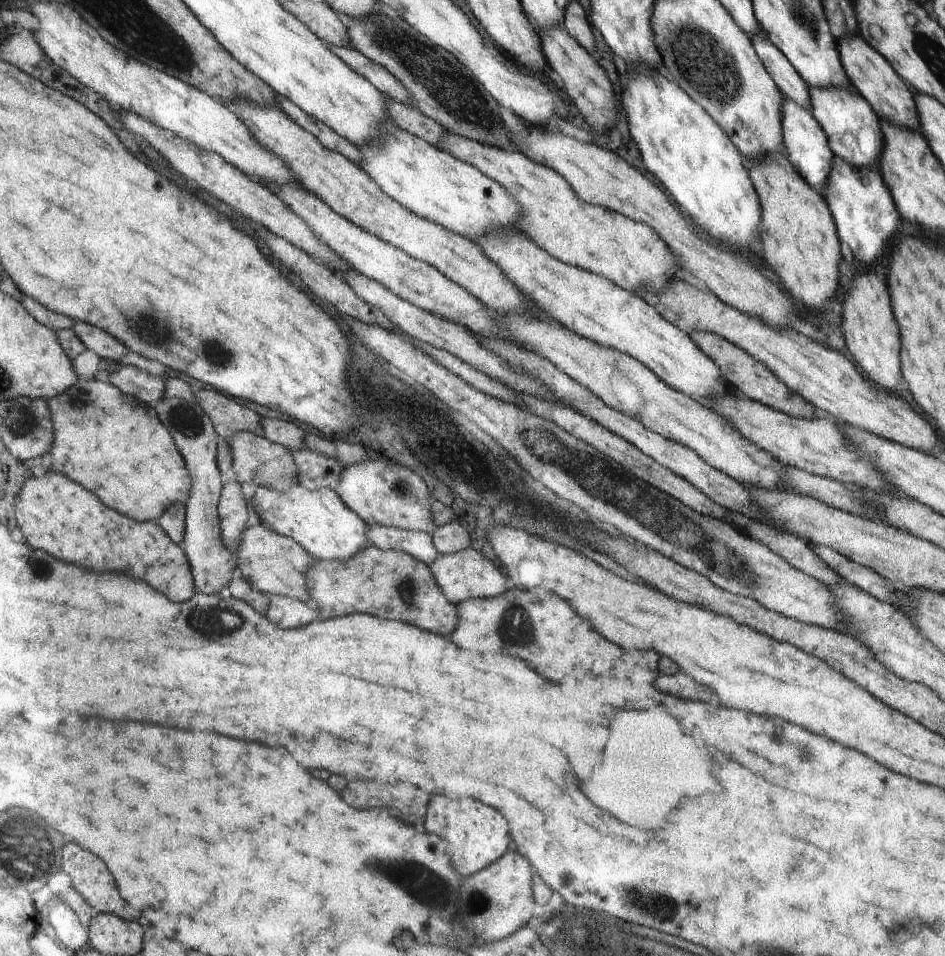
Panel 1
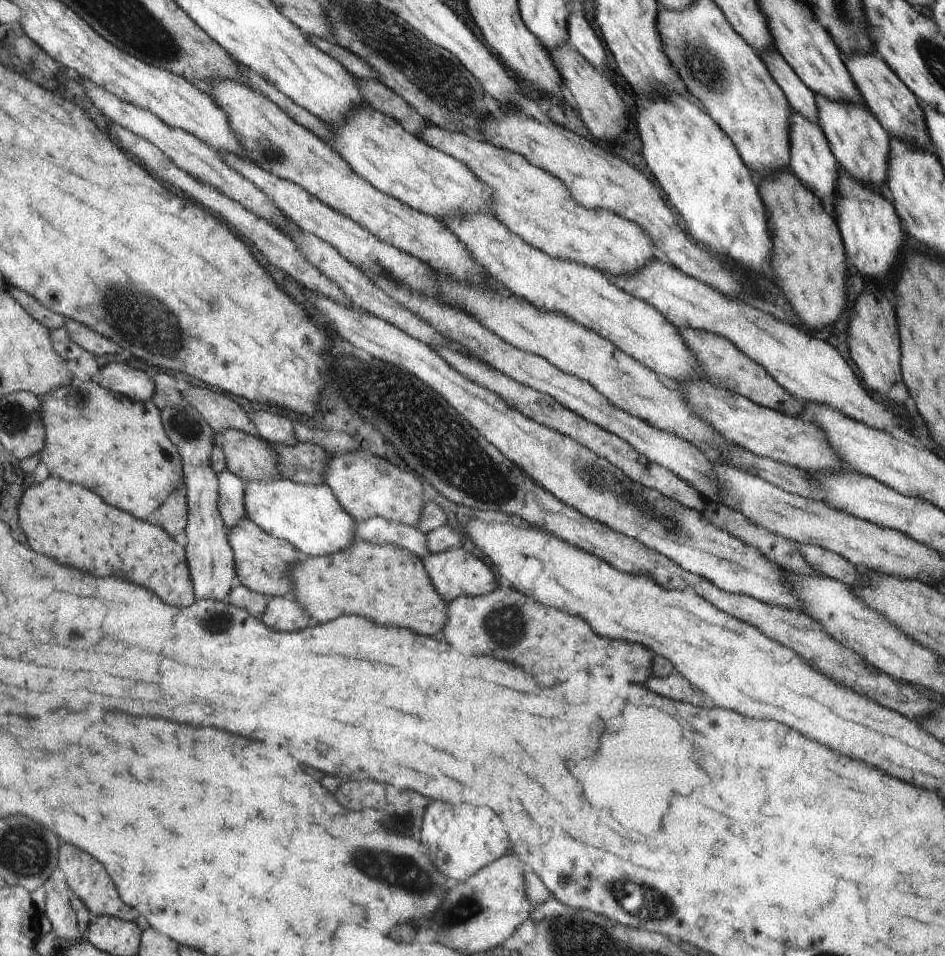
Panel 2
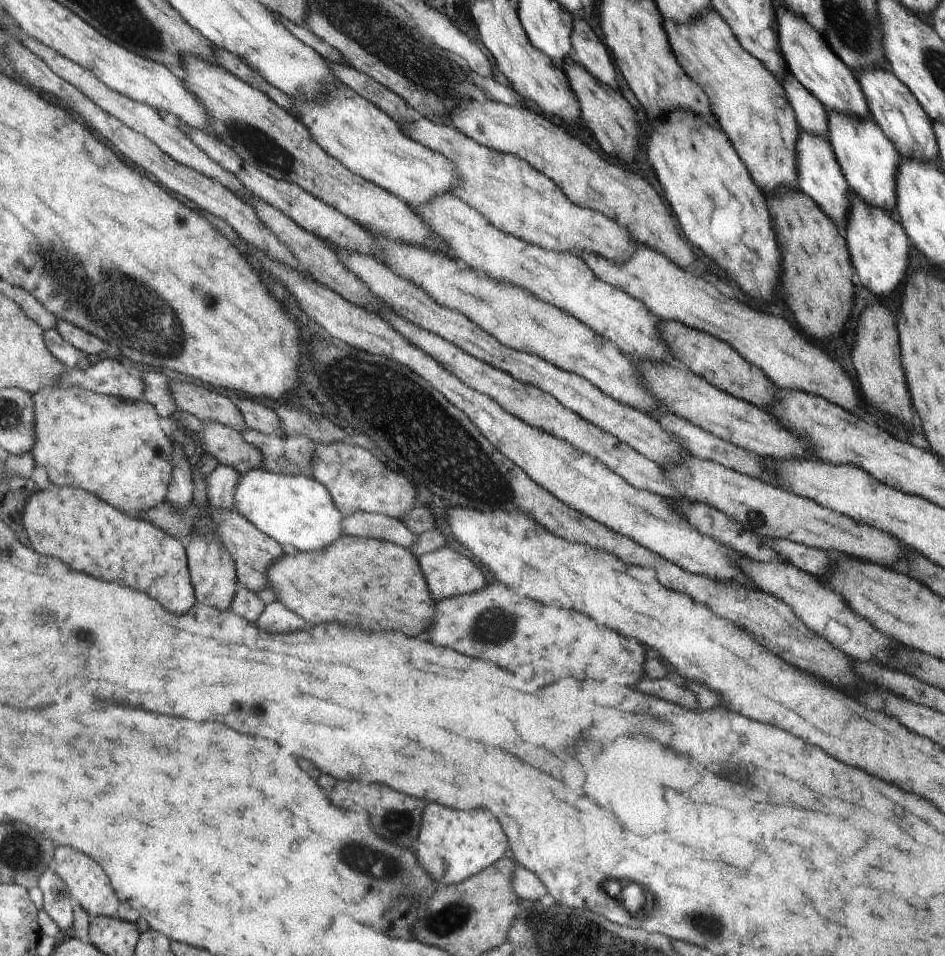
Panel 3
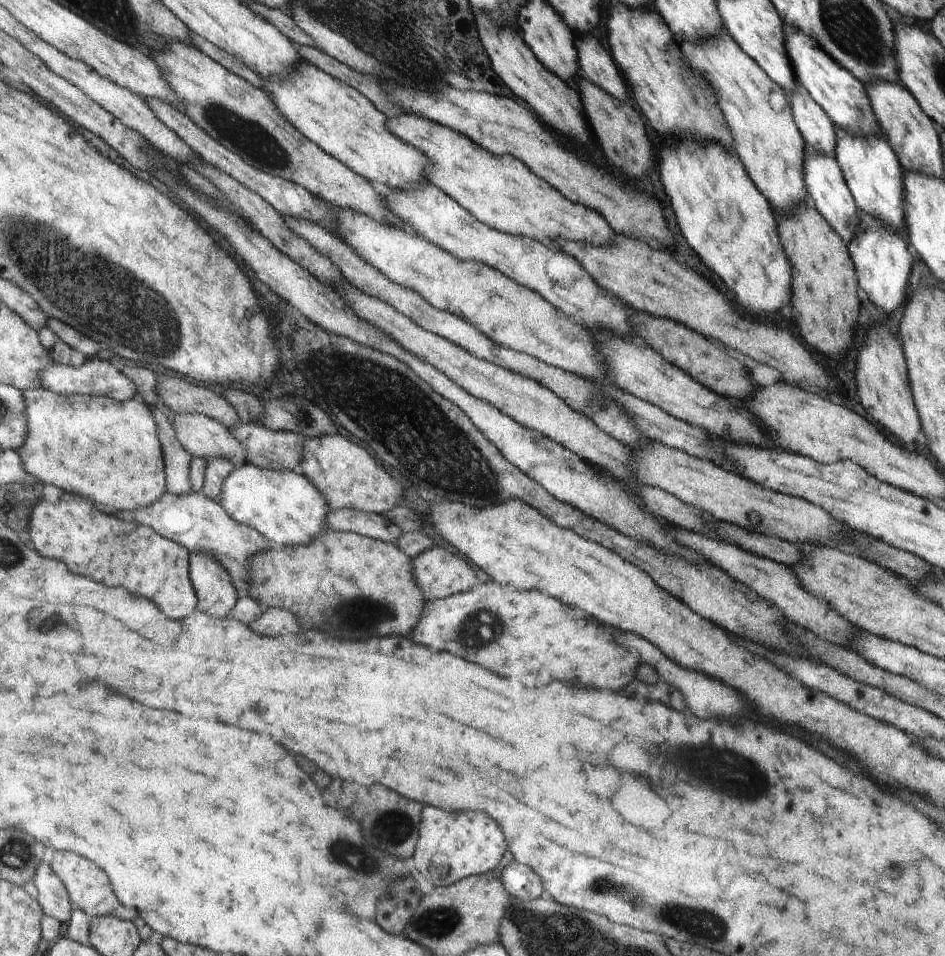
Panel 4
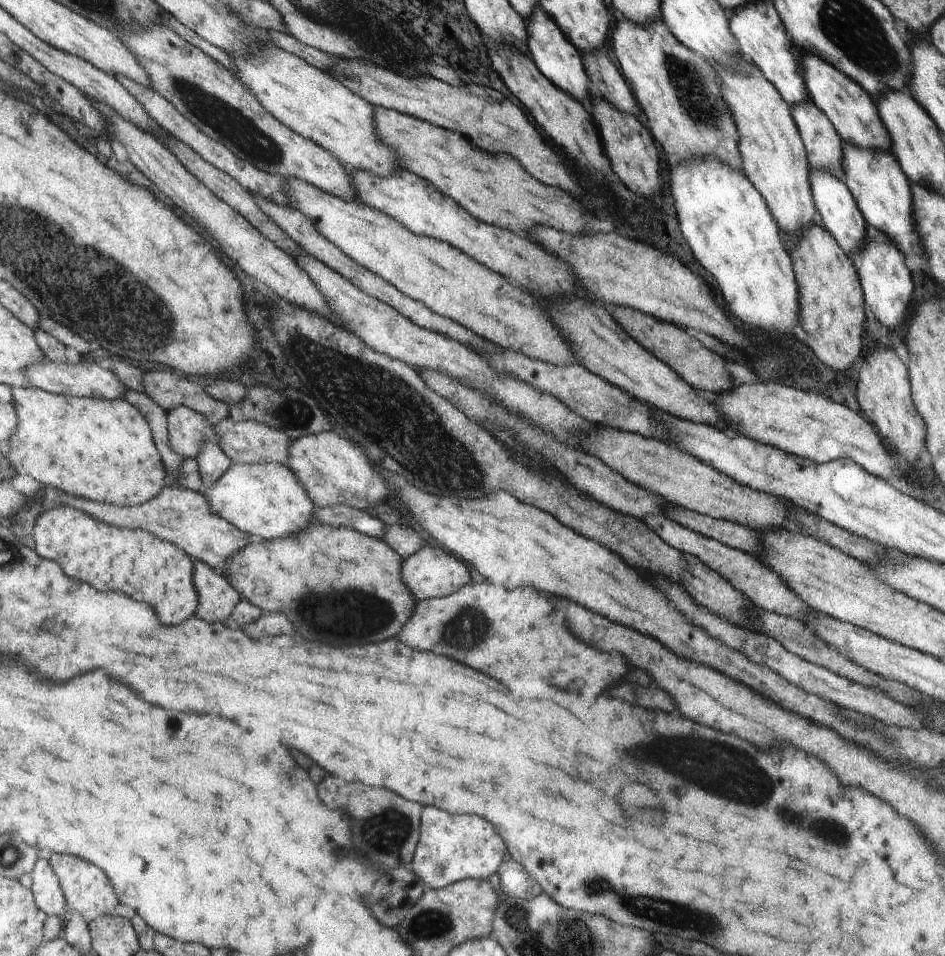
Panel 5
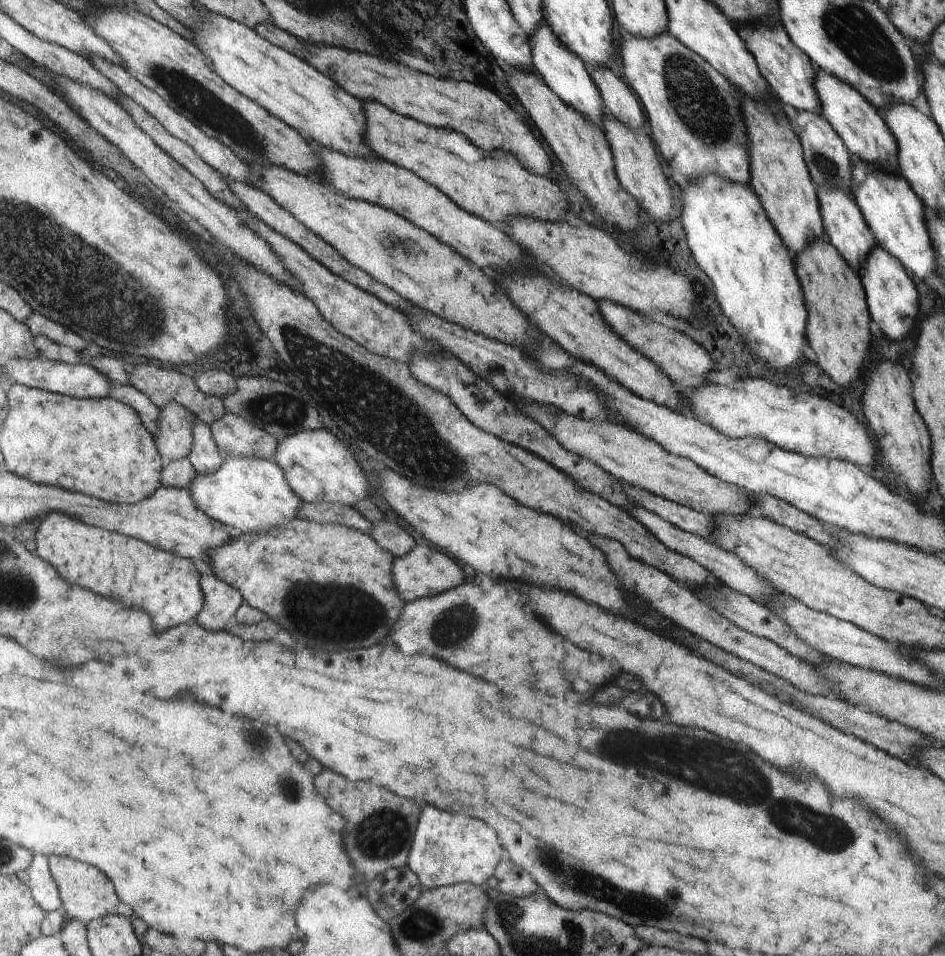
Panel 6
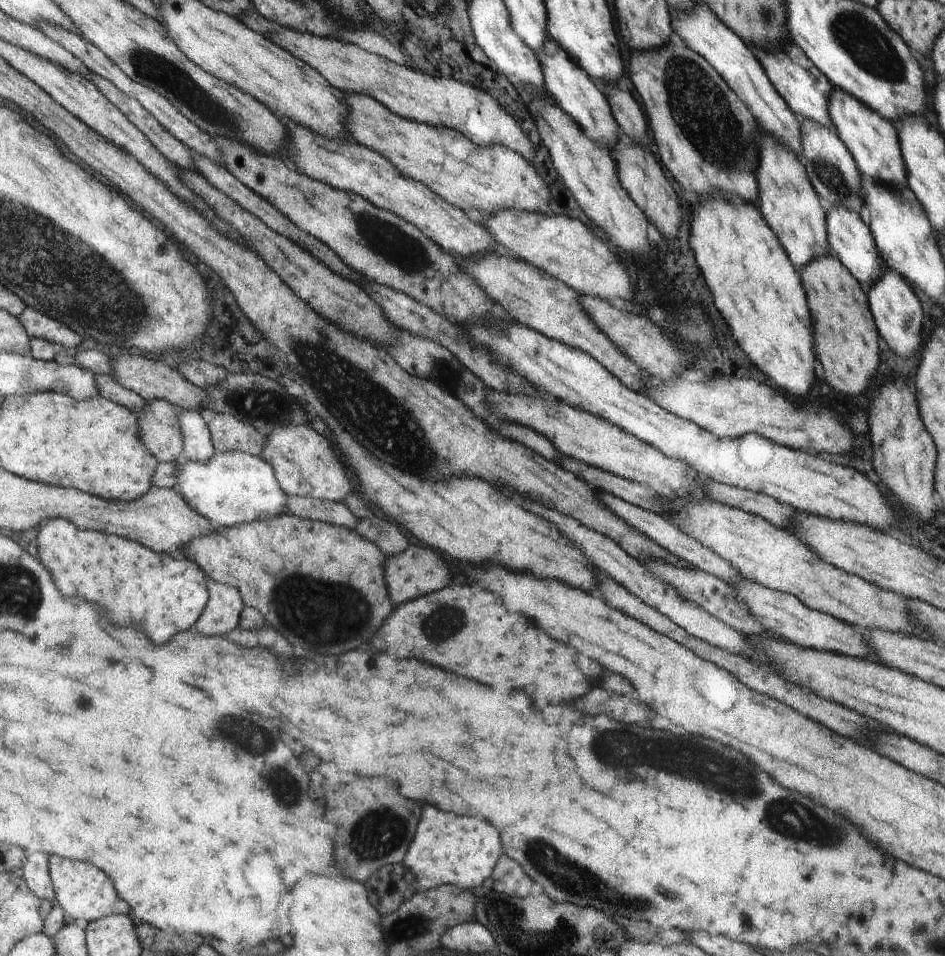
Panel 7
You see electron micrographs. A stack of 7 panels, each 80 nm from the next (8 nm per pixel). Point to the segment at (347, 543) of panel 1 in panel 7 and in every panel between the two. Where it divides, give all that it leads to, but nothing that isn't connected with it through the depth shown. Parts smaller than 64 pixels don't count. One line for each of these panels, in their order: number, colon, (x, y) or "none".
2: (310, 517)
3: (293, 509)
4: (285, 506)
5: (267, 500)
6: (248, 495)
7: (235, 488)

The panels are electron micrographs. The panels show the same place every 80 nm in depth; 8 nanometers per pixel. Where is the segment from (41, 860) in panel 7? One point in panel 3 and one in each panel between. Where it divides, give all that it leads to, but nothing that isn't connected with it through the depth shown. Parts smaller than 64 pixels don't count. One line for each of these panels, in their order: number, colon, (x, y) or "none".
3: (58, 903)
4: (52, 894)
5: (48, 893)
6: (44, 889)

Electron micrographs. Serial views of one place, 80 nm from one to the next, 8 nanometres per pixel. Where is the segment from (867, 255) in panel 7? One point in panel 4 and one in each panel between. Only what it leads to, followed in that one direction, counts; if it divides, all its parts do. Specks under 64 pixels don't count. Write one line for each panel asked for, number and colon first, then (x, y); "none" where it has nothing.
4: (829, 193)
5: (839, 212)
6: (845, 226)

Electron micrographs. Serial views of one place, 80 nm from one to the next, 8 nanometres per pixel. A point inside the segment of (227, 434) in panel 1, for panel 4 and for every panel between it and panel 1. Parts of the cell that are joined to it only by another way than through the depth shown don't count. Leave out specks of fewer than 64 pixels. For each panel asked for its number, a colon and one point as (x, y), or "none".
2: (222, 412)
3: (210, 407)
4: (181, 396)

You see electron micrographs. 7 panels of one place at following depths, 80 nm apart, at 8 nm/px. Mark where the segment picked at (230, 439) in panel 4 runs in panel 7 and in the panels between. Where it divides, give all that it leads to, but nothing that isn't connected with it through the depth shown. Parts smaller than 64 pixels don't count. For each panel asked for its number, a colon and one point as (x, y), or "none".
5: (189, 431)
6: (175, 437)
7: (161, 431)

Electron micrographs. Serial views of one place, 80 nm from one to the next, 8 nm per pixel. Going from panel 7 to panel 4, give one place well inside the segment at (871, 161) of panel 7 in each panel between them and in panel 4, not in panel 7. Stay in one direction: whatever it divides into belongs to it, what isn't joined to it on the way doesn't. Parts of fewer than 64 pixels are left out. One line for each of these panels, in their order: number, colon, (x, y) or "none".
4: (840, 93)
5: (851, 109)
6: (862, 127)

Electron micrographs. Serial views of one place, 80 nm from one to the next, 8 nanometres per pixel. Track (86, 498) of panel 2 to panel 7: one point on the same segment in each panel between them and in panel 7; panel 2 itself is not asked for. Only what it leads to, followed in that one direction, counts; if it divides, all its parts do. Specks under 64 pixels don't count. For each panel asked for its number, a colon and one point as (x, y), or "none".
3: (68, 523)
4: (94, 544)
5: (134, 561)
6: (113, 565)
7: (135, 583)

